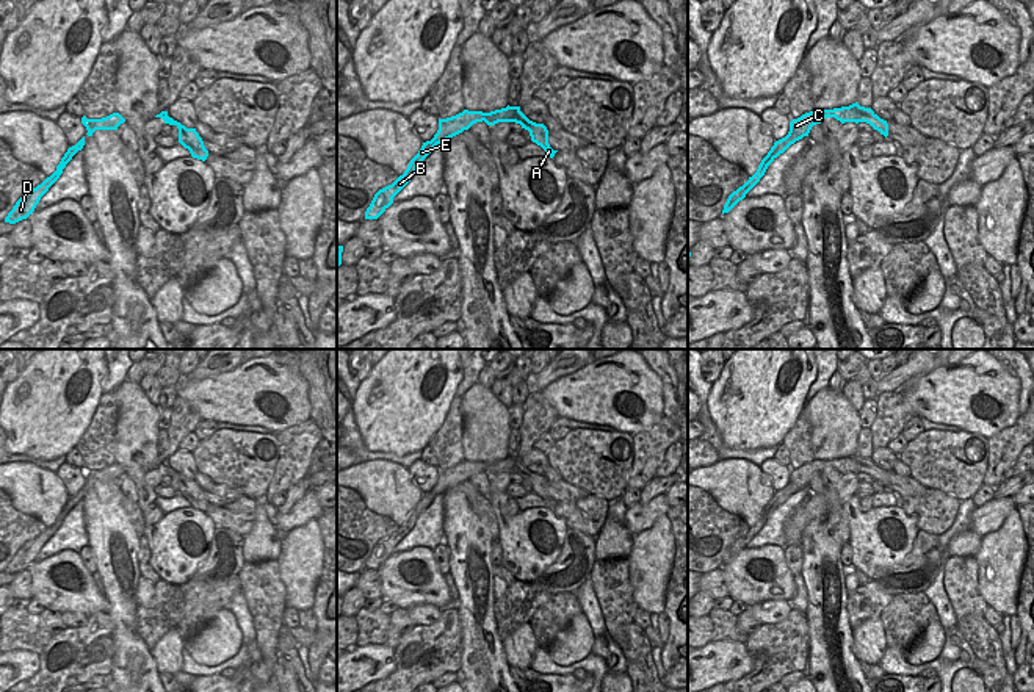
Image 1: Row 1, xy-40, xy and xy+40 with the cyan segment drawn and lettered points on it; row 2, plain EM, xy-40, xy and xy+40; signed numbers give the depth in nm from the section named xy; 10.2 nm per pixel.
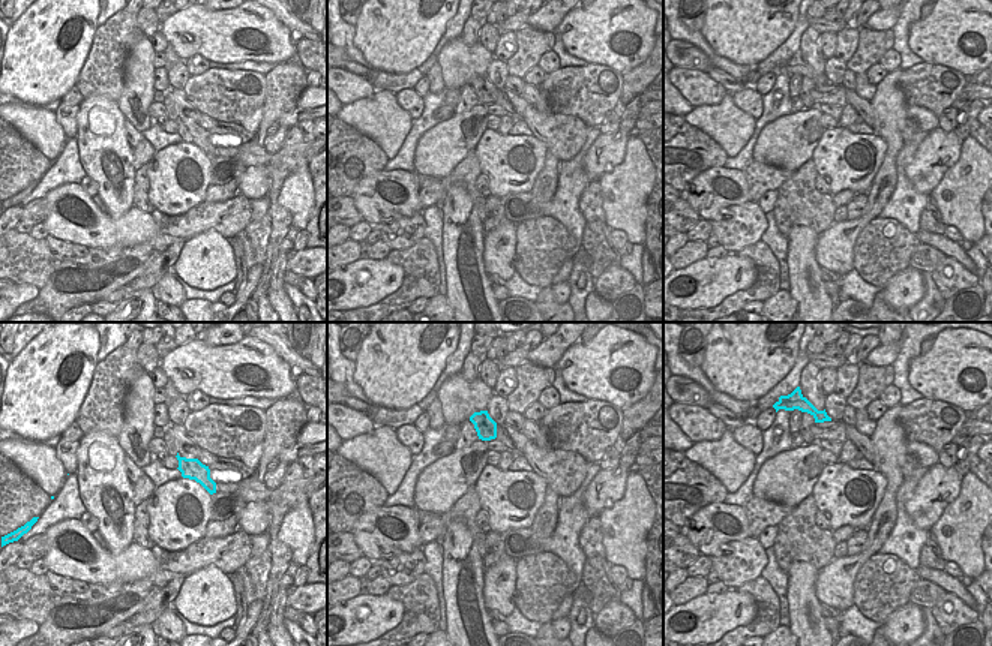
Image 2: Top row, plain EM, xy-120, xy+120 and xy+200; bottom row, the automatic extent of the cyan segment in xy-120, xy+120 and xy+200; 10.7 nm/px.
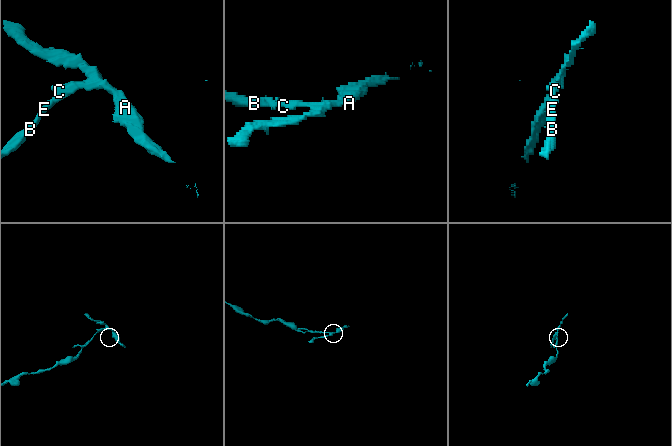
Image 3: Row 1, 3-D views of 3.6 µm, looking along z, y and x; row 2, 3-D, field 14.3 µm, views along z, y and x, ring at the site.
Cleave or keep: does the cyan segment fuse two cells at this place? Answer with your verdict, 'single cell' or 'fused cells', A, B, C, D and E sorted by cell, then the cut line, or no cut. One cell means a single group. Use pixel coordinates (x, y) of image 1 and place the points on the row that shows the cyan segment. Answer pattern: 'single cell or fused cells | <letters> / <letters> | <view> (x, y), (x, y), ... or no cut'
fused cells | A / B C D E | xy (486, 113), (484, 121)

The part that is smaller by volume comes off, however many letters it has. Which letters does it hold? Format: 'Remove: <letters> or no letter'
Remove: A

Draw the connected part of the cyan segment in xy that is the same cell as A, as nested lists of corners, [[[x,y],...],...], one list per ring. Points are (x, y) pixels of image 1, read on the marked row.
[[[506,106],[501,110],[495,110],[486,113],[487,119],[484,121],[487,125],[495,125],[498,122],[515,122],[520,124],[522,128],[530,132],[531,141],[540,146],[545,150],[545,157],[553,158],[558,150],[553,150],[548,144],[548,130],[544,124],[536,124],[530,121],[522,111],[520,106]]]

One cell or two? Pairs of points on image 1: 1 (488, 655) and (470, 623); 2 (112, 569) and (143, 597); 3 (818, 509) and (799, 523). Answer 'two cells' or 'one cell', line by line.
1: one cell
2: two cells
3: one cell

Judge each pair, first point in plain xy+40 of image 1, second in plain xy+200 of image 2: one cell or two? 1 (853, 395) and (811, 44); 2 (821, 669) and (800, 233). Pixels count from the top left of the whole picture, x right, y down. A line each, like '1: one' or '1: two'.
1: two
2: one

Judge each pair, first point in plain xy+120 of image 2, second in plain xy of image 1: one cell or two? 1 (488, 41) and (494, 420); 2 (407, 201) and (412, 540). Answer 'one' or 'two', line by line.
1: two
2: two

